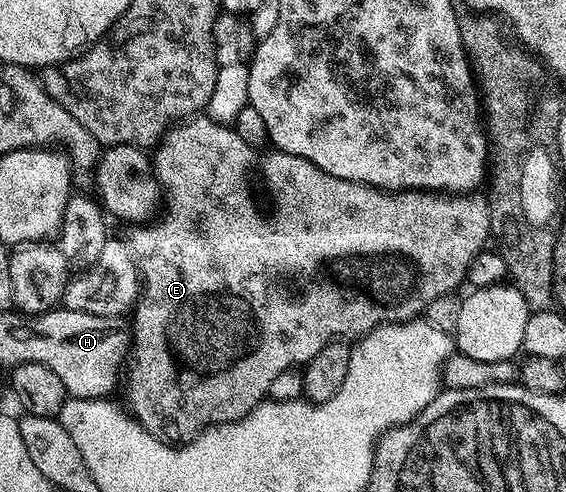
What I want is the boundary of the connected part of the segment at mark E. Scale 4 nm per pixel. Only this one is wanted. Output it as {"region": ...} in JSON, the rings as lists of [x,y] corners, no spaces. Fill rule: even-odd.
{"region":[[[194,117],[170,127],[155,148],[157,156],[154,154],[151,159],[151,167],[161,184],[167,207],[169,203],[169,212],[162,223],[142,226],[134,230],[137,232],[131,238],[133,256],[137,258],[143,286],[131,315],[131,335],[135,342],[127,367],[128,406],[142,427],[170,445],[188,443],[190,439],[196,439],[204,428],[242,419],[268,396],[271,383],[279,373],[309,363],[311,357],[323,349],[323,345],[334,341],[356,341],[383,323],[403,323],[418,318],[427,305],[435,301],[435,297],[452,295],[460,283],[466,282],[468,266],[480,251],[486,250],[491,239],[485,227],[473,227],[473,223],[477,223],[477,215],[485,215],[485,210],[489,208],[488,198],[484,194],[381,191],[377,187],[331,177],[331,173],[323,173],[311,165],[311,161],[286,151],[269,149],[265,153],[257,164],[253,164],[253,158],[259,155],[258,148],[247,145],[247,141],[243,141],[243,137],[239,137],[232,126],[214,123],[208,117]],[[445,223],[469,223],[469,227],[445,227]],[[353,227],[381,227],[381,231],[365,231],[365,235],[381,235],[381,239],[349,239],[349,235],[357,235]],[[413,235],[429,235],[429,239],[413,239]],[[321,259],[329,259],[329,267],[325,267],[325,271],[329,271],[329,275],[333,275],[333,271],[341,271],[337,279],[341,279],[341,283],[349,283],[349,287],[321,287],[321,303],[317,303],[317,283],[321,283],[321,267],[317,267],[317,263],[321,263]],[[325,291],[329,291],[329,299],[333,299],[333,303],[325,303]]]}

